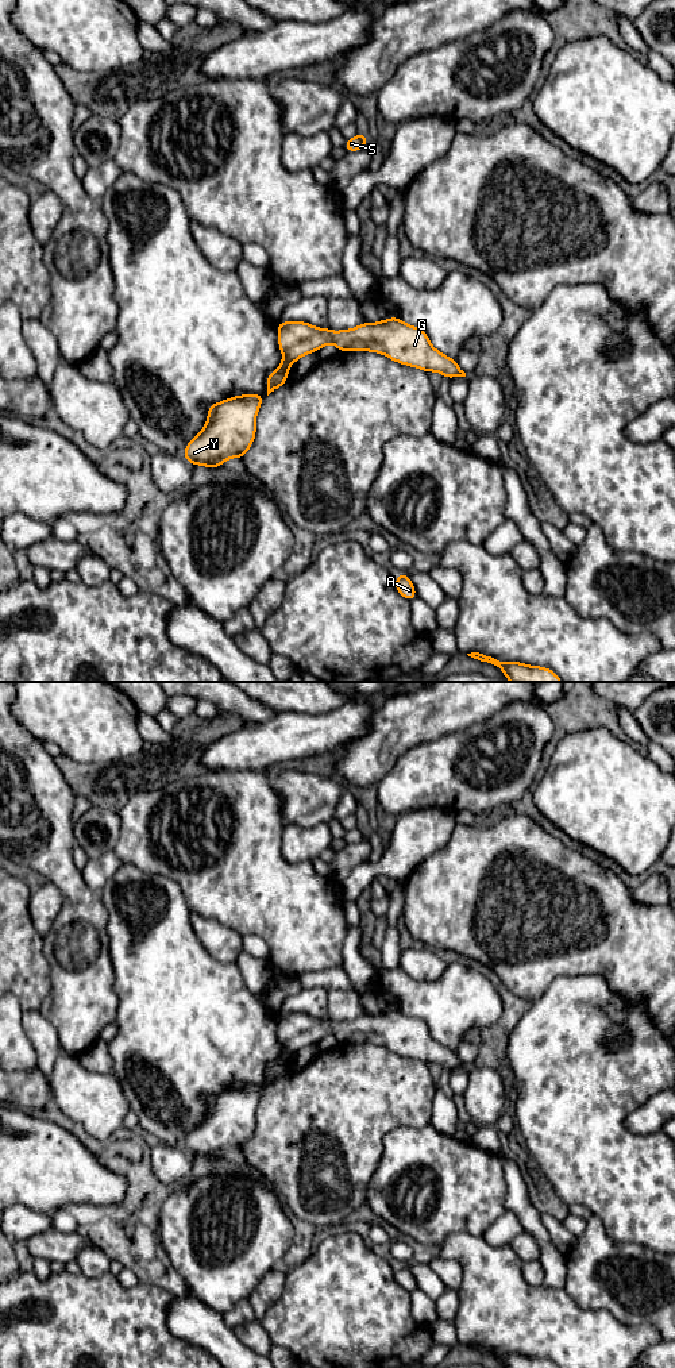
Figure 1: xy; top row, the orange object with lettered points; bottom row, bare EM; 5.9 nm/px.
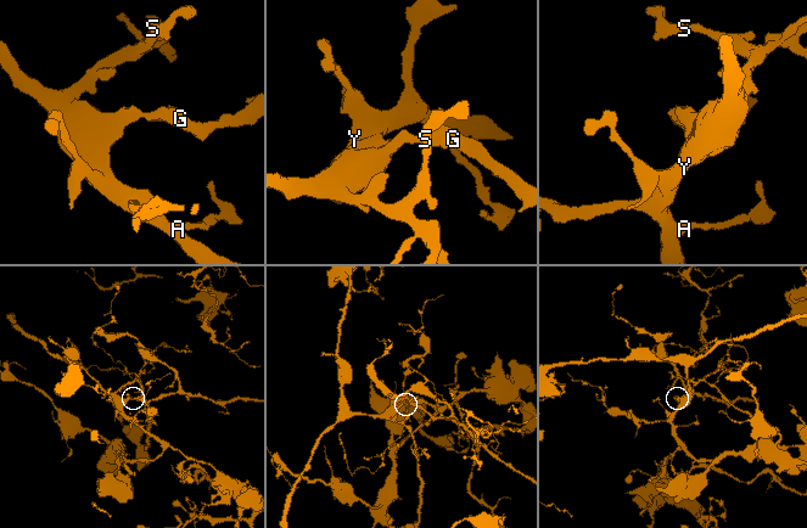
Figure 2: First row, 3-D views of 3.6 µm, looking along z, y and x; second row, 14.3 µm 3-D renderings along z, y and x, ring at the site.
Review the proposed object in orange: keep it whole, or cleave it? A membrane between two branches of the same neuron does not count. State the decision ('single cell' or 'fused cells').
single cell

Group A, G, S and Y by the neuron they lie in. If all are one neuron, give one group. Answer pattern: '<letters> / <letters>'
A G S Y

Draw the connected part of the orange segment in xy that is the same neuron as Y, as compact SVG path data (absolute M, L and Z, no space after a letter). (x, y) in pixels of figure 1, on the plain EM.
M247 1084L208 1098L205 1118L184 1141L192 1156L220 1159L230 1149L243 1151L254 1134L258 1101L266 1087Z

